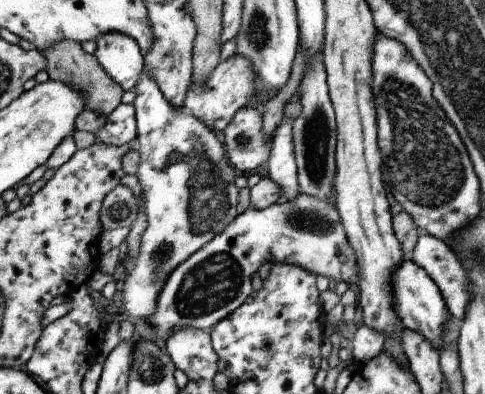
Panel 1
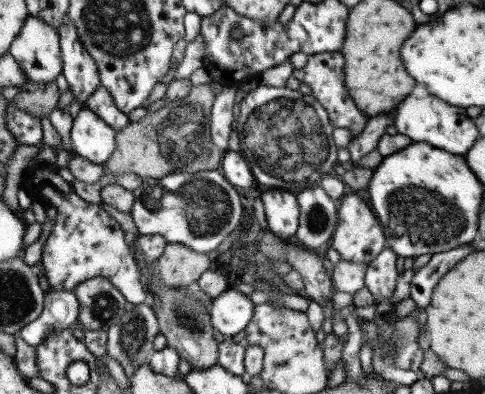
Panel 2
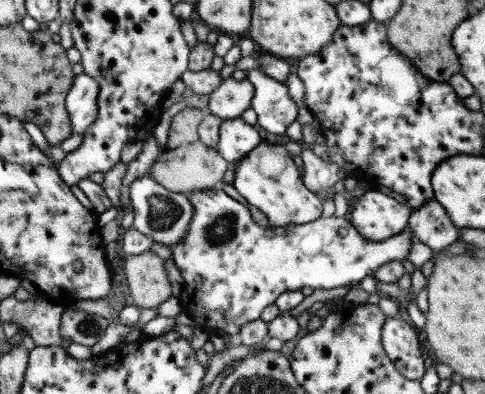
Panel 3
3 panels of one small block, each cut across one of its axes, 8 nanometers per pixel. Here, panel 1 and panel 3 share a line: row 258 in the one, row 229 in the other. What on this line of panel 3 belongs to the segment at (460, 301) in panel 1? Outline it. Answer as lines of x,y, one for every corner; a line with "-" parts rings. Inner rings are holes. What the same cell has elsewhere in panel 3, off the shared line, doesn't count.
429,200
419,208
413,208
409,214
407,228
413,232
415,240
429,246
435,252
443,252
449,244
457,242
457,228
449,222
443,206

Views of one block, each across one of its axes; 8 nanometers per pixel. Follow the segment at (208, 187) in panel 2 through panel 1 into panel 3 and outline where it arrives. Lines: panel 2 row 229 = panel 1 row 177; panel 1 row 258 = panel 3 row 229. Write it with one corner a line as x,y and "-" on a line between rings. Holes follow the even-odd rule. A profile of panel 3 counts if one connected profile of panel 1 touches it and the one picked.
153,174
137,178
131,184
131,210
135,214
135,222
131,228
155,238
157,244
165,244
169,248
179,246
187,238
191,220
195,218
195,204
191,202
189,194
177,194
165,188

